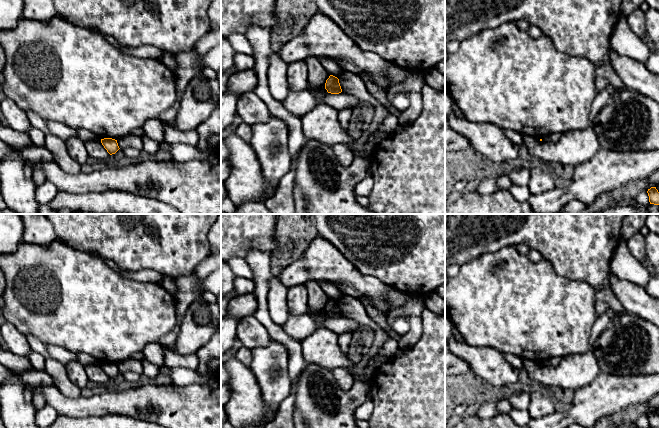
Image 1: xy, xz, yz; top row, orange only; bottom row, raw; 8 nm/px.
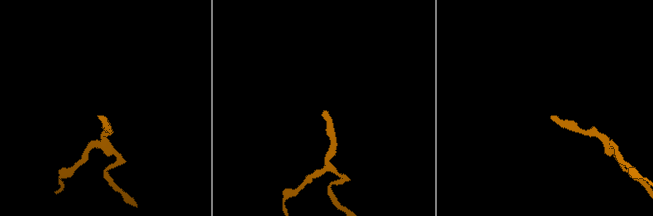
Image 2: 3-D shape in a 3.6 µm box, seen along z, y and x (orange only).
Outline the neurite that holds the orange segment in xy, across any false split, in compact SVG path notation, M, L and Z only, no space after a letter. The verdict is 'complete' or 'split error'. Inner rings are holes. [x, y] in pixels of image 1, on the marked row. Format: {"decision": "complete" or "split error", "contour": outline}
{"decision": "complete", "contour": "M112 138L101 139L101 143L110 155L115 154L120 149L117 140Z"}

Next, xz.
{"decision": "complete", "contour": "M330 75L326 80L325 89L331 94L339 94L342 92L339 79L333 75Z"}

